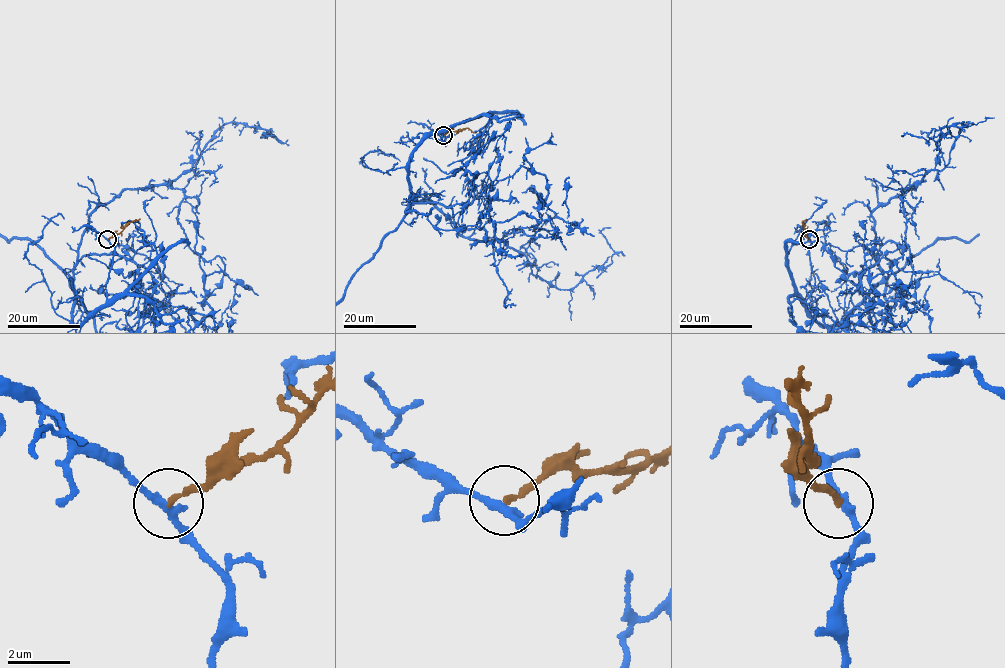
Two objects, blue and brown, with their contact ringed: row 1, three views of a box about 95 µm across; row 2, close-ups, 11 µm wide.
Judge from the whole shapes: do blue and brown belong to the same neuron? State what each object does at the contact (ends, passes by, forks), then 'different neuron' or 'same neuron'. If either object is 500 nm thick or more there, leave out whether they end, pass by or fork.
blue passes by; brown ends; different neuron

